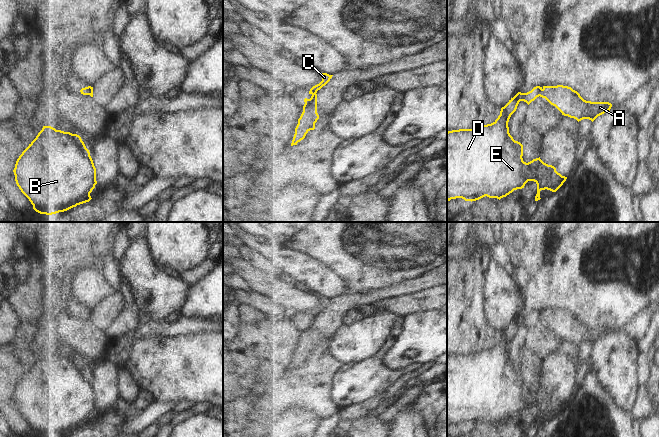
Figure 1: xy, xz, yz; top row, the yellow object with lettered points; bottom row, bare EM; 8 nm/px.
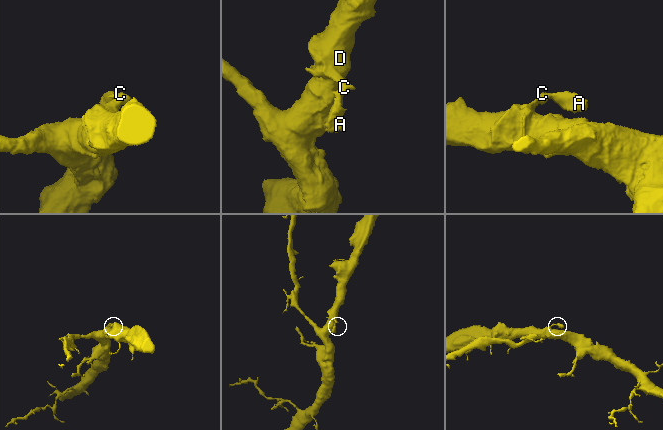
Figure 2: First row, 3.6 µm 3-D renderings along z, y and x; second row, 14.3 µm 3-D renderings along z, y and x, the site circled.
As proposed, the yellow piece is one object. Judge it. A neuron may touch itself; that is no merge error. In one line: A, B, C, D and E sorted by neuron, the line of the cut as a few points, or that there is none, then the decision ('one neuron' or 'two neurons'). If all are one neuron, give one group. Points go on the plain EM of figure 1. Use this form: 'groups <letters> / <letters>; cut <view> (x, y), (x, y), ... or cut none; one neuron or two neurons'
groups A / B C D E; cut yz (542, 313), (539, 319); two neurons

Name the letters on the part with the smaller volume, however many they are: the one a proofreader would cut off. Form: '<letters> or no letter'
A

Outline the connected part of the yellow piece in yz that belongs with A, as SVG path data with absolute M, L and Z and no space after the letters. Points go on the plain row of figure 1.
M563 309L543 310L540 321L555 330L562 339L574 342L578 346L583 343L593 346L598 340L610 335L612 331L609 326L586 325L577 315Z

